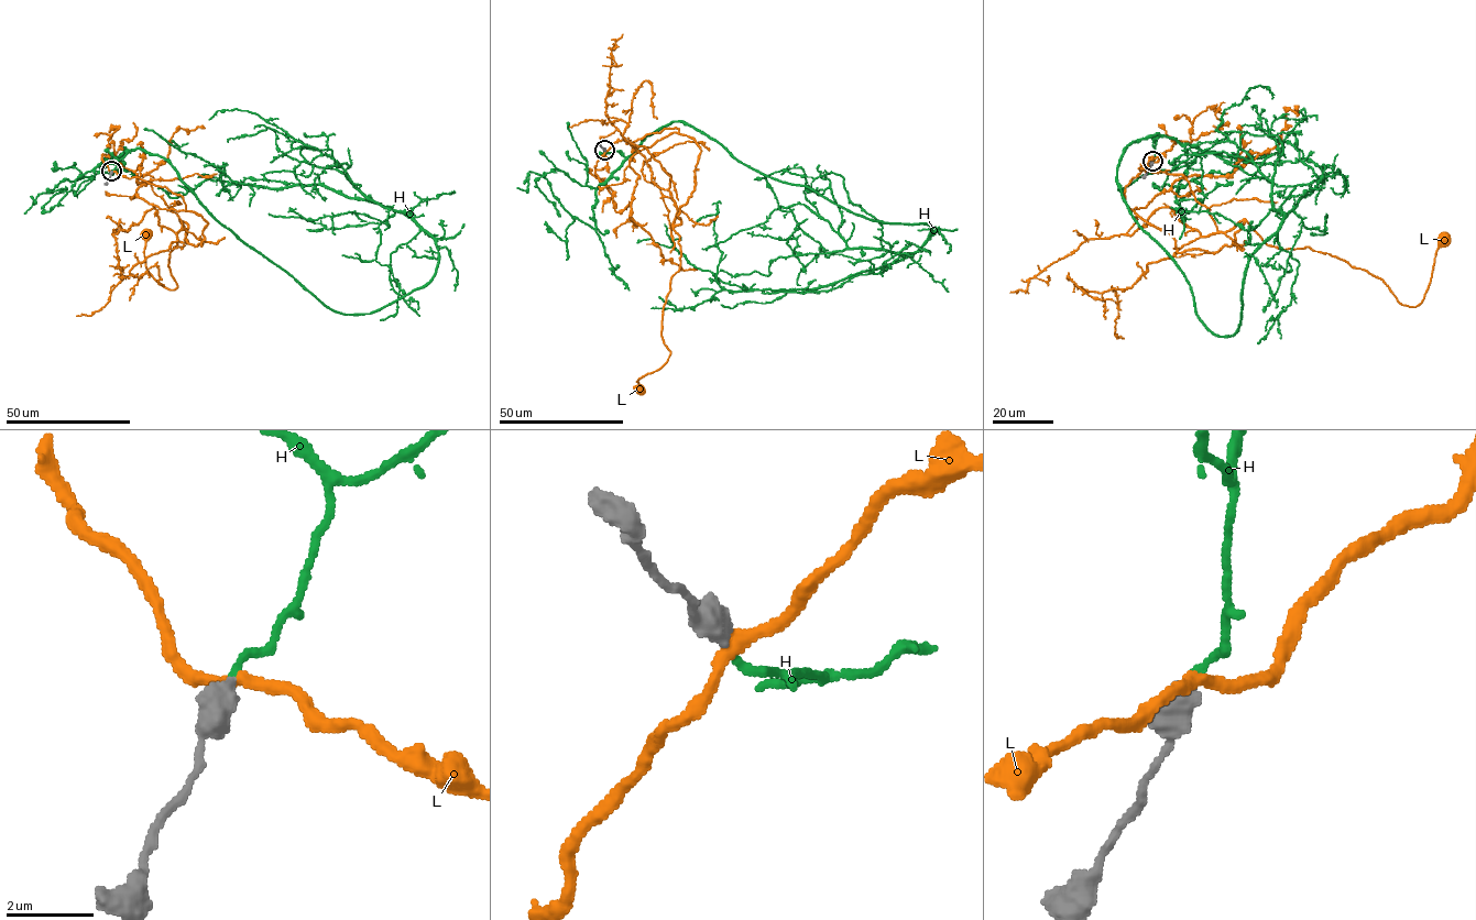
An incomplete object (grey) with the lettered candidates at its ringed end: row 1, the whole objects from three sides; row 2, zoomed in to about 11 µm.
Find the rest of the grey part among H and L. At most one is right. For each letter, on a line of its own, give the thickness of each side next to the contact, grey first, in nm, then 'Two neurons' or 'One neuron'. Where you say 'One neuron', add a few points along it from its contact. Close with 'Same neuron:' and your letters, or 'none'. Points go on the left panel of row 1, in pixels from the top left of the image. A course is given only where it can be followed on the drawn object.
H: Thickness 550 nm (grey) against 160 nm. One neuron. Its course: (111, 171), (132, 150), (162, 156), (337, 311), (432, 278), (436, 241), (401, 212), (237, 183), (143, 129)
L: Thickness 500 nm (grey) against 300 nm. Two neurons
Same neuron: H

